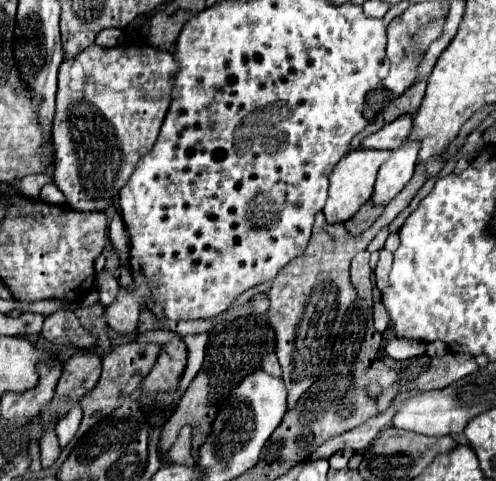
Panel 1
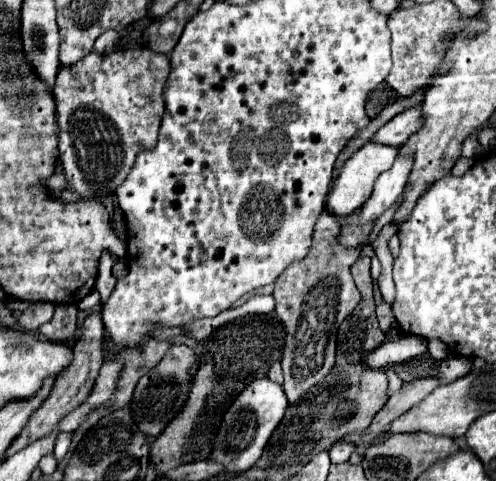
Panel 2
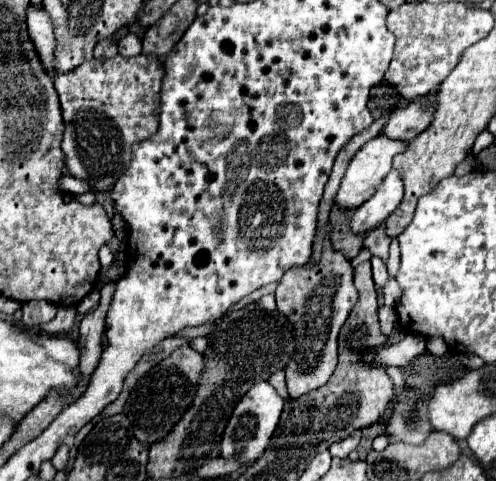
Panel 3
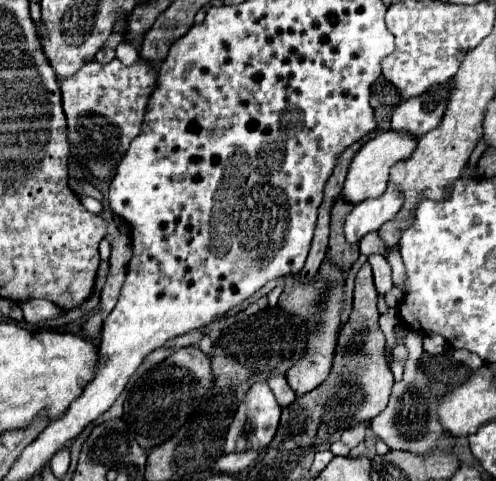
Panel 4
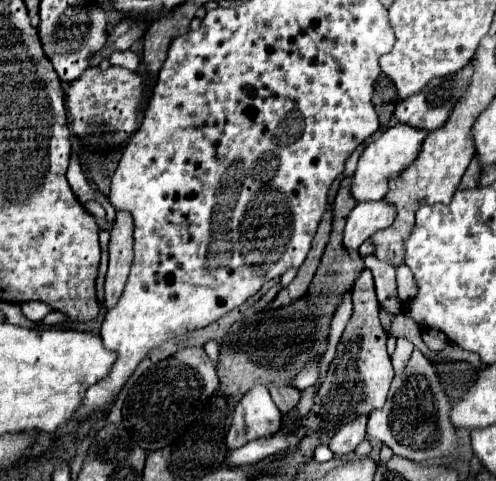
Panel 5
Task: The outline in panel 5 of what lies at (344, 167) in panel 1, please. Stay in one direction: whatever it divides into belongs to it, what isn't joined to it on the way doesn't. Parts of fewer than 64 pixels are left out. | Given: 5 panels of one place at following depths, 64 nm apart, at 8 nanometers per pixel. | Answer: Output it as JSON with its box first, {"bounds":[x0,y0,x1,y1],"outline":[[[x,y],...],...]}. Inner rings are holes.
{"bounds":[350,124,426,202],"outline":[[[394,124],[386,132],[382,132],[372,144],[368,144],[358,158],[358,166],[350,182],[350,194],[354,196],[354,200],[366,202],[366,200],[384,198],[388,192],[388,178],[402,172],[406,164],[412,164],[424,136],[426,132],[418,132],[416,128],[408,128],[406,124]]]}

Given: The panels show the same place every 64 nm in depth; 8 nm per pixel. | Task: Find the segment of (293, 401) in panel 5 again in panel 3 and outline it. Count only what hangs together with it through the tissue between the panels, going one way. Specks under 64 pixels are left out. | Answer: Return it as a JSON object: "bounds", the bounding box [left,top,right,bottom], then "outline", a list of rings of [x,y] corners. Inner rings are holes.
{"bounds":[268,370,288,400],"outline":[[[280,370],[280,372],[274,372],[270,378],[268,378],[268,382],[278,390],[278,394],[280,396],[284,396],[286,400],[288,400],[288,392],[286,392],[286,384],[284,384],[284,372]]]}

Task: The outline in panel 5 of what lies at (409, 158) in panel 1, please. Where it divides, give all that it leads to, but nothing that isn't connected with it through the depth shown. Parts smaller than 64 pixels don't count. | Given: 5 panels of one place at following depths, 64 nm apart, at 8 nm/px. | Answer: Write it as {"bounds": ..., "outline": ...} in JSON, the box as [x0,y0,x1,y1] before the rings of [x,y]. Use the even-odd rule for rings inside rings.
{"bounds":[344,198,396,250],"outline":[[[386,198],[372,202],[370,200],[358,202],[356,208],[346,218],[344,246],[348,250],[358,250],[358,246],[364,240],[368,240],[374,232],[388,228],[394,222],[394,218],[396,218],[396,206]]]}

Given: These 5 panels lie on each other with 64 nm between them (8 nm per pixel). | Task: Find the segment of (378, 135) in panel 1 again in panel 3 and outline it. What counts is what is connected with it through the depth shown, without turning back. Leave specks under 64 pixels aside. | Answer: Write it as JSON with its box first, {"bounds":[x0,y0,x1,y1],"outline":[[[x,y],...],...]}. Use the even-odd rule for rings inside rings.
{"bounds":[380,94,434,142],"outline":[[[428,94],[396,108],[390,120],[386,122],[386,126],[382,128],[380,136],[386,136],[390,140],[400,140],[400,142],[412,140],[414,136],[424,132],[432,122],[432,110],[434,110],[432,104],[434,104],[432,96]]]}

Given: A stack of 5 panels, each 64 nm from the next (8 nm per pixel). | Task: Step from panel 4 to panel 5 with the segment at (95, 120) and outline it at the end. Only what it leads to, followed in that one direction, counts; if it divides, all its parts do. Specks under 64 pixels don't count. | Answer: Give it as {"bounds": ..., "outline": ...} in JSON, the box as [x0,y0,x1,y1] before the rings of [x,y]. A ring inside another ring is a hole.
{"bounds":[66,66,146,156],"outline":[[[110,66],[108,70],[86,68],[84,74],[66,88],[66,108],[70,112],[70,126],[82,146],[94,154],[110,156],[120,150],[126,140],[138,130],[146,100],[146,80],[138,72],[122,66]]]}

